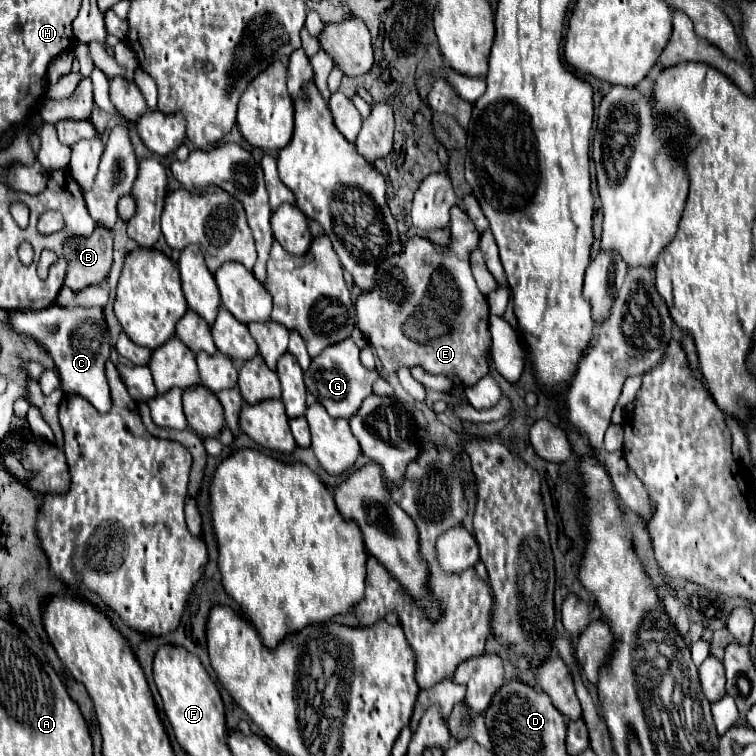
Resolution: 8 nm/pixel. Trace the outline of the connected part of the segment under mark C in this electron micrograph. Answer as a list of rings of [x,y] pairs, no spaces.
[[[58,305],[40,311],[14,309],[8,313],[8,325],[24,337],[32,337],[50,353],[66,395],[80,395],[88,399],[96,409],[100,409],[100,413],[108,413],[112,409],[110,389],[104,373],[104,365],[110,357],[110,337],[102,309],[68,309]]]

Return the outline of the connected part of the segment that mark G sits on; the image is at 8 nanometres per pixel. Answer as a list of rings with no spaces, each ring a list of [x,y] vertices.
[[[344,339],[324,349],[324,353],[320,353],[310,361],[308,371],[304,373],[308,393],[312,393],[318,399],[318,403],[326,407],[330,417],[342,419],[350,419],[356,413],[356,409],[360,409],[362,401],[372,393],[372,385],[376,379],[378,379],[376,371],[368,371],[362,367],[360,349],[352,339]]]

